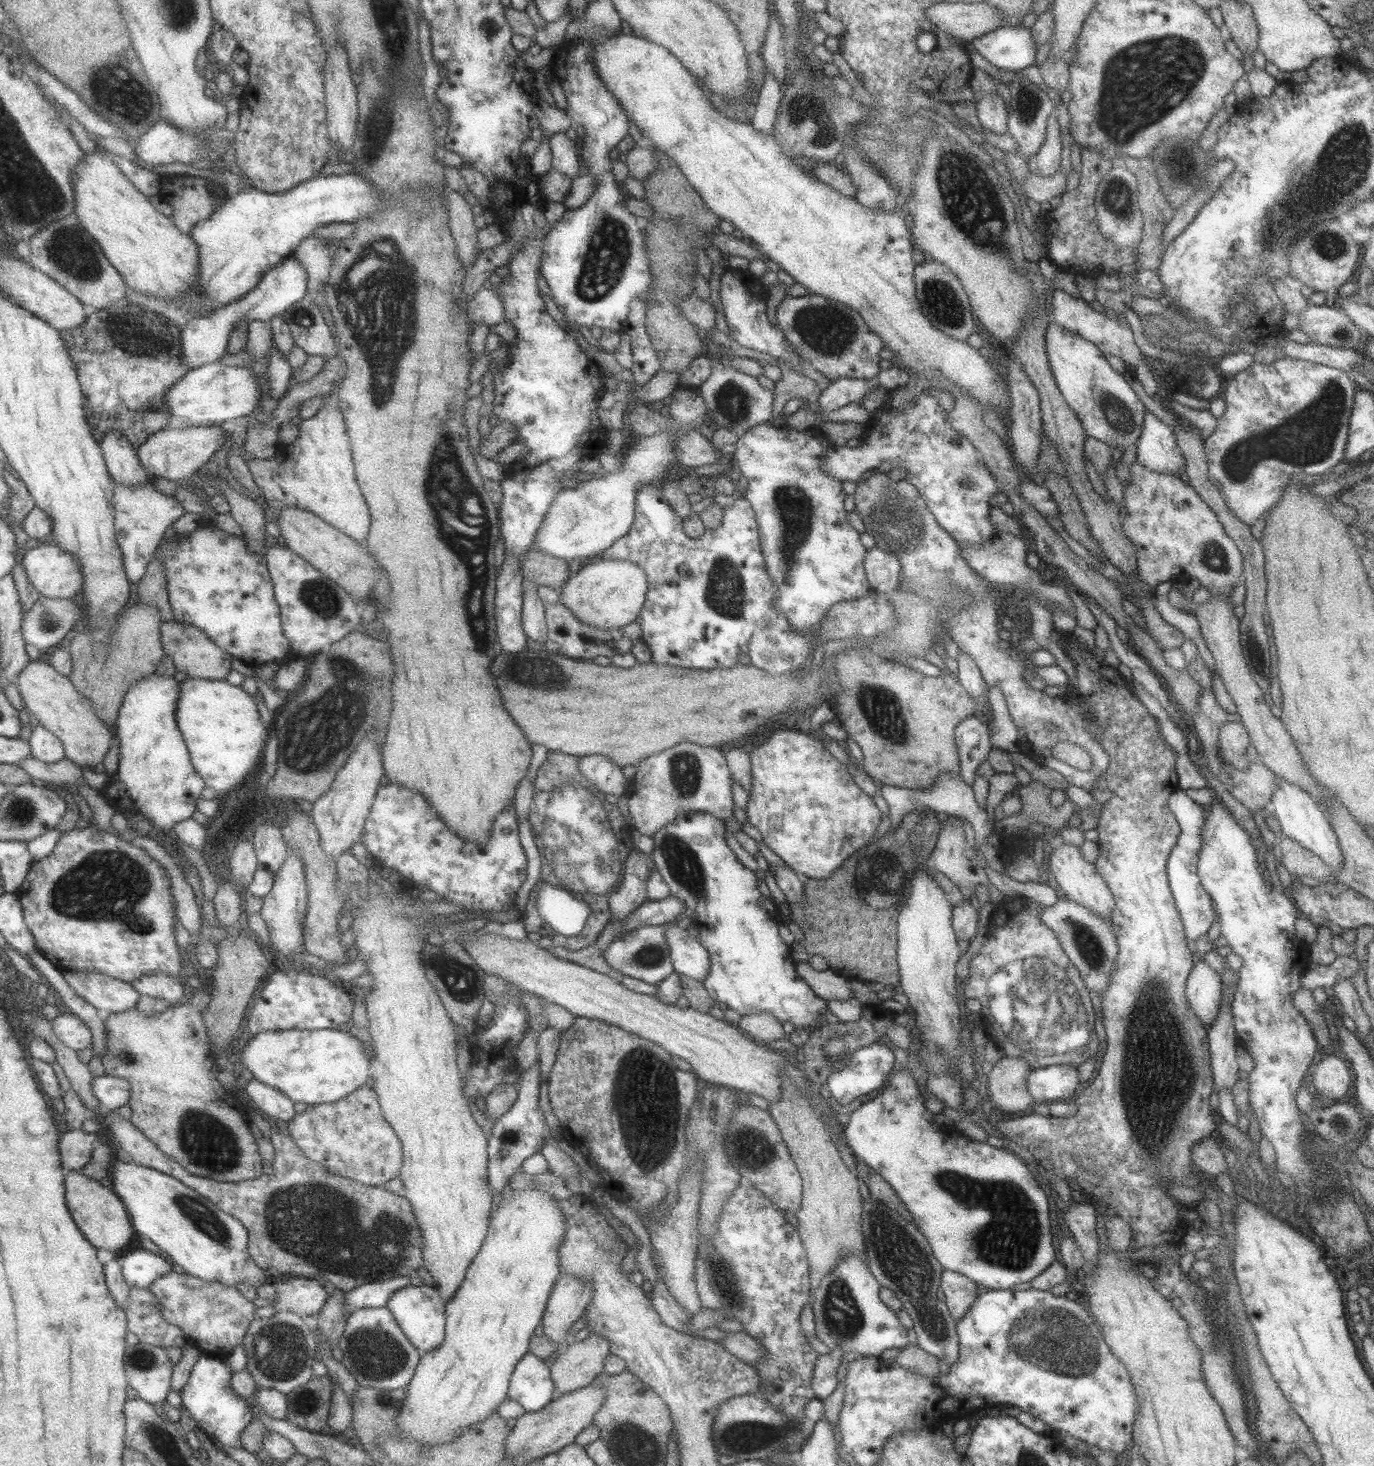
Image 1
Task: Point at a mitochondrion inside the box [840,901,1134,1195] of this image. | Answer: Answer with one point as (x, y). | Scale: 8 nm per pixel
(1043, 1003)

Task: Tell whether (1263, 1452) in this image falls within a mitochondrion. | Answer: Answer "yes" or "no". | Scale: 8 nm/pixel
no

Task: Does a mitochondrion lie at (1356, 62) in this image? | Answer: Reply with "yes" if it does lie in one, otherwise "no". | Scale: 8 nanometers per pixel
no

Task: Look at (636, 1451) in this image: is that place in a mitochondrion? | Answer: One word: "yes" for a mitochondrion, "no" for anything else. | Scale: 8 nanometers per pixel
yes

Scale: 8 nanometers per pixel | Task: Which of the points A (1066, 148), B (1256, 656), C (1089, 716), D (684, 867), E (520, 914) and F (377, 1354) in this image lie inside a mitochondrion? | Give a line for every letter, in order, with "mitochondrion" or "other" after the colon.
A: other
B: other
C: other
D: mitochondrion
E: other
F: mitochondrion

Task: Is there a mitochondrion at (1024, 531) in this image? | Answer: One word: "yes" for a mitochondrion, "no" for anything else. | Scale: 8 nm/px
no

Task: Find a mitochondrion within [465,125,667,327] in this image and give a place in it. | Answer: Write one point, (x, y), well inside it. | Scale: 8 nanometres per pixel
(609, 250)

